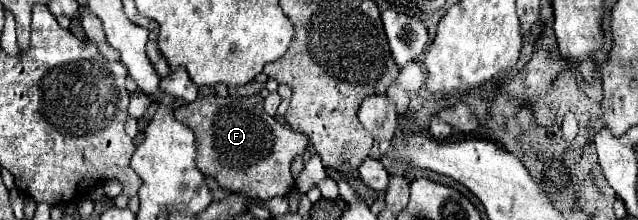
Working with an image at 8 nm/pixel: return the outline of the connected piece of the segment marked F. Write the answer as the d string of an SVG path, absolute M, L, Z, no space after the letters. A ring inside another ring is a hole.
M262 95L252 97L202 97L194 103L176 107L176 119L188 125L196 135L196 165L202 175L212 177L222 189L230 193L244 193L250 199L268 201L276 195L288 195L294 189L294 177L290 173L290 163L294 157L304 155L308 139L290 129L288 125L278 123L264 111ZM198 111L212 123L212 131L206 131L200 137L206 137L208 149L198 145Z

